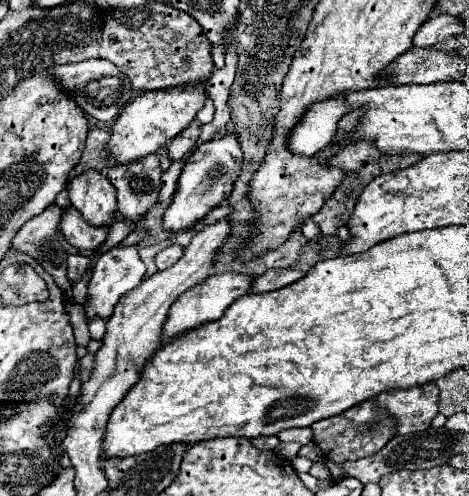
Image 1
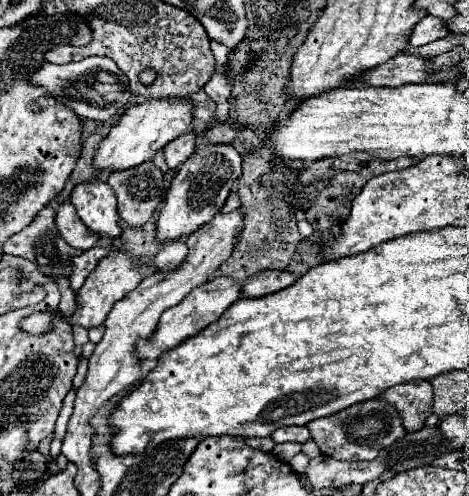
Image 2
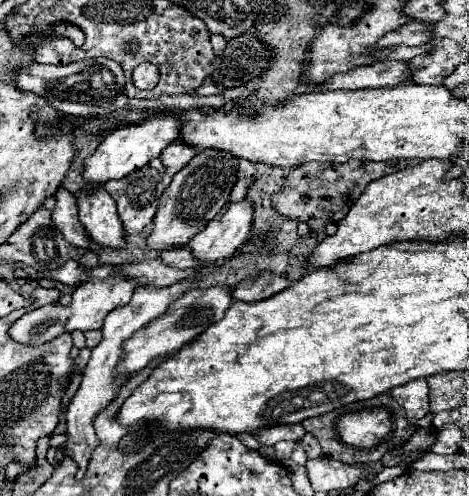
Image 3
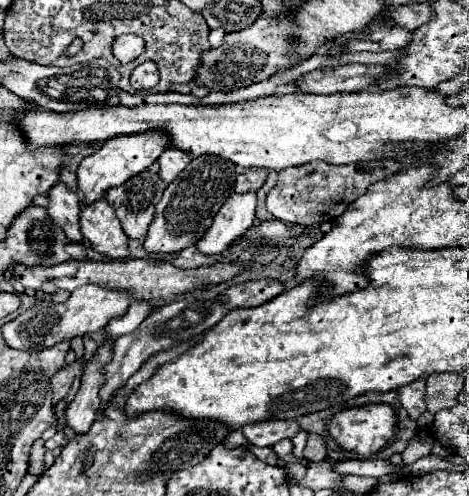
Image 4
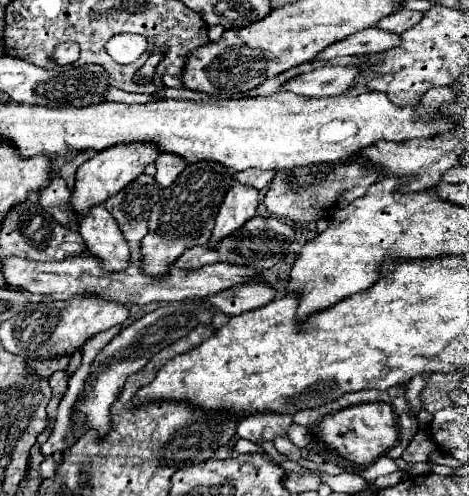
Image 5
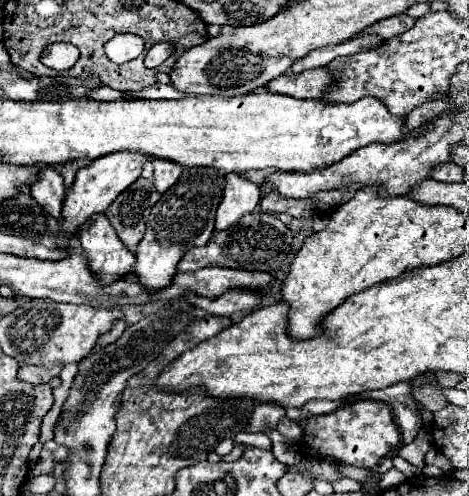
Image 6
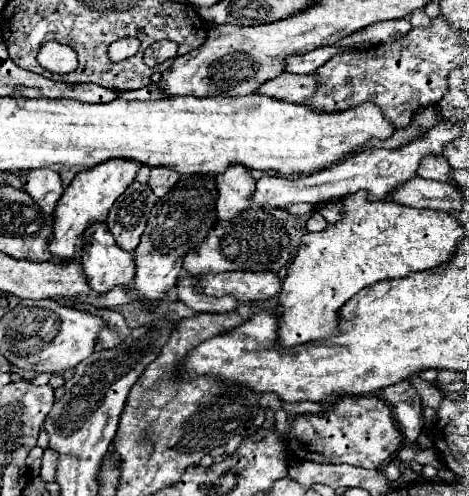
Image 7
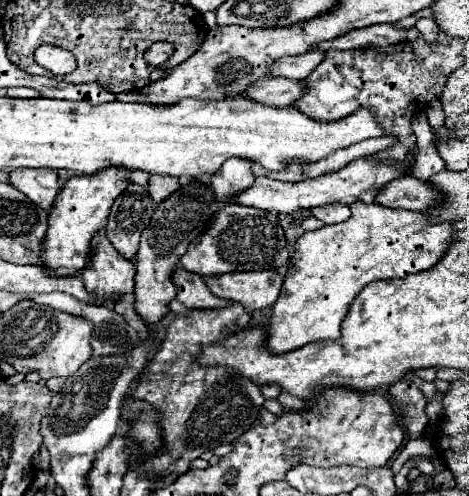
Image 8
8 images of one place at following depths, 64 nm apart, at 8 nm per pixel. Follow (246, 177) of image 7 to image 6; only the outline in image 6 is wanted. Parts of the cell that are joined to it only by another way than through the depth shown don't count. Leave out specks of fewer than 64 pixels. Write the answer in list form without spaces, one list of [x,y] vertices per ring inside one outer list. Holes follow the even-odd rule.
[[[230,172],[224,178],[226,178],[226,186],[224,186],[222,202],[216,210],[216,230],[224,230],[236,224],[240,216],[250,214],[260,202],[258,186],[248,178],[244,178],[244,174]]]

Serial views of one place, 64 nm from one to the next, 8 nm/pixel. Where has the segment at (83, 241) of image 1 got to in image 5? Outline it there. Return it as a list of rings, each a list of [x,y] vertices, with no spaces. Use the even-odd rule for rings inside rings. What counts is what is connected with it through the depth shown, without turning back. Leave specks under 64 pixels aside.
[[[52,172],[52,178],[50,178],[50,184],[42,190],[38,190],[38,198],[40,198],[40,206],[52,216],[56,218],[62,226],[68,226],[74,228],[78,224],[78,218],[76,214],[72,212],[70,208],[70,190],[66,186],[66,182]]]

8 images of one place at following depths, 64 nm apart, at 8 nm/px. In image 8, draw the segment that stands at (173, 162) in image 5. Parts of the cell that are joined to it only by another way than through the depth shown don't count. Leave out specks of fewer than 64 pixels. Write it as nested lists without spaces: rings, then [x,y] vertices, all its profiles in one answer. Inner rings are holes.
[[[152,176],[150,182],[148,182],[148,194],[152,196],[154,202],[162,202],[170,194],[174,194],[178,190],[178,186],[180,186],[178,178],[172,178],[172,176],[166,176],[166,178]]]

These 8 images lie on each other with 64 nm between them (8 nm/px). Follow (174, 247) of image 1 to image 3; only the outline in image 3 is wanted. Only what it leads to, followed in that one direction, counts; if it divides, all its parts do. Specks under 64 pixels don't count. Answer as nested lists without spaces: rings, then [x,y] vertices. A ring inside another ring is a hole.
[[[184,246],[184,248],[170,248],[168,252],[162,252],[160,258],[162,258],[164,264],[168,264],[172,268],[194,268],[196,264],[200,264],[192,256],[192,252],[190,252],[188,246]]]

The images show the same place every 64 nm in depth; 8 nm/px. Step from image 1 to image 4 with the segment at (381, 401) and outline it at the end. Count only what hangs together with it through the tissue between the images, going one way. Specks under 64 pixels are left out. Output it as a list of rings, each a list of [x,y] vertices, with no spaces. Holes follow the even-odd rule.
[[[418,378],[418,380],[406,384],[404,388],[398,390],[400,392],[400,404],[408,410],[408,416],[412,420],[416,420],[426,410],[424,388],[426,388],[426,380],[424,378]]]

